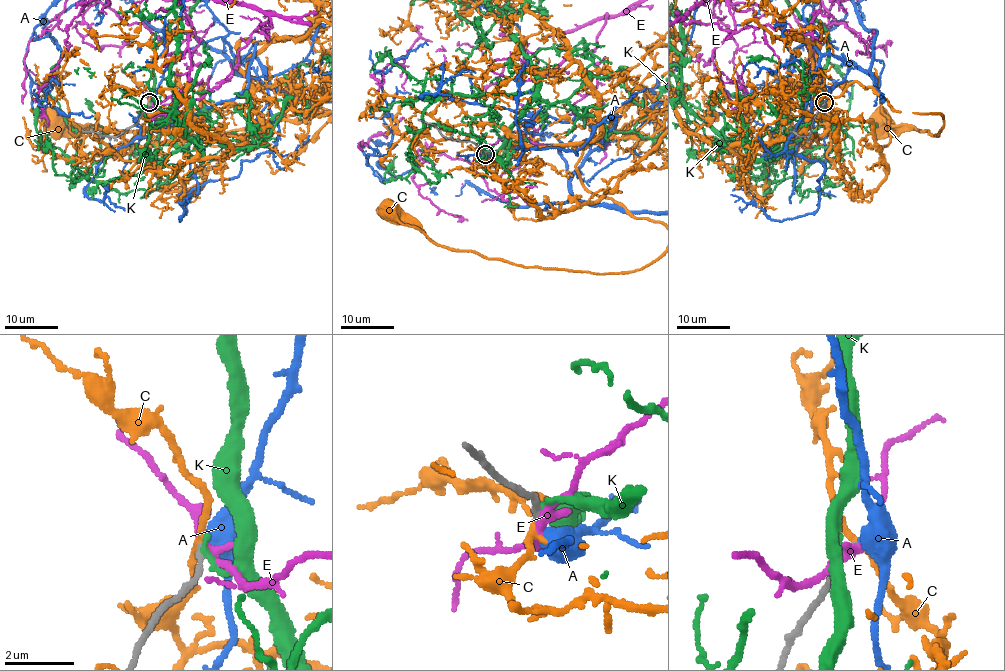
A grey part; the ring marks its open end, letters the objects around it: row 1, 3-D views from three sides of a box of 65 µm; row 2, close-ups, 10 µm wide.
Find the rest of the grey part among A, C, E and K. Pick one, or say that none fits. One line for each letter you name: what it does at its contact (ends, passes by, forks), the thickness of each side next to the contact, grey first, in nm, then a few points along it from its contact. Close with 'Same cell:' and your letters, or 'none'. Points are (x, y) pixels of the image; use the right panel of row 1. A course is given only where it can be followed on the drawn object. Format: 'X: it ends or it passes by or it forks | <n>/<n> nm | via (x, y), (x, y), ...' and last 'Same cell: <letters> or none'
A: it ends | 150/500 nm
Same cell: A

